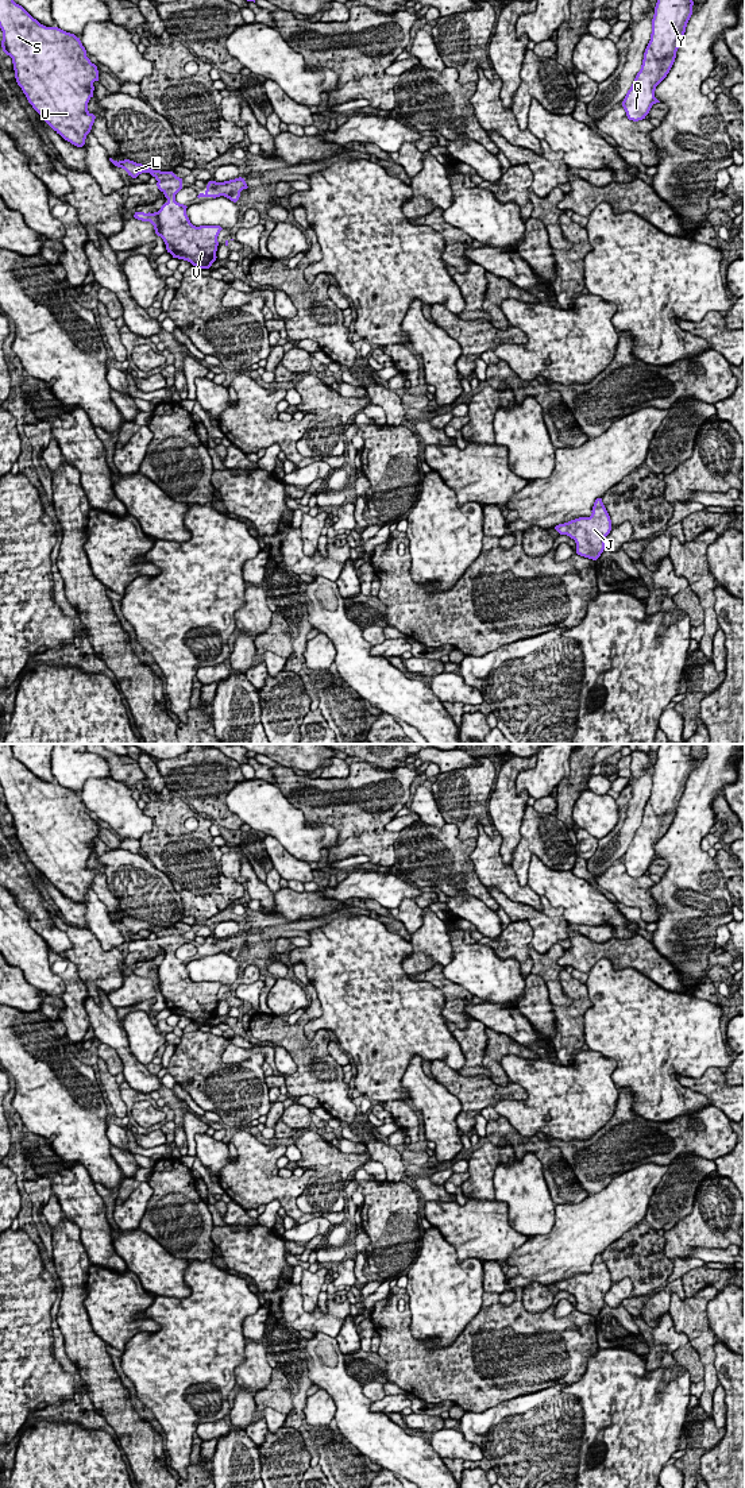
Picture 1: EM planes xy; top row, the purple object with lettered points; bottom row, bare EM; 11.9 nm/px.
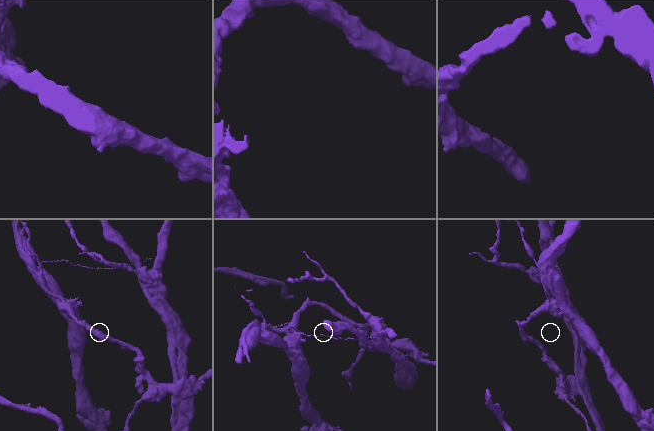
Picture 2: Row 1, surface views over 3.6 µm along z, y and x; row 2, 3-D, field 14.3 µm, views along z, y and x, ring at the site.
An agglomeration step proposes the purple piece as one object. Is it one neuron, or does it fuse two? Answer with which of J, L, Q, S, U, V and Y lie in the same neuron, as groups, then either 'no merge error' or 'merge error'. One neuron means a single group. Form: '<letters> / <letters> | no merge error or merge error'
J L / Q S U V Y | merge error

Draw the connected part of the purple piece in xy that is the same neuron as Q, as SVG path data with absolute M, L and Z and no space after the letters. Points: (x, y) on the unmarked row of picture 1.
M660 744L657 759L652 775L651 797L645 805L640 828L637 829L630 845L628 847L622 863L629 876L638 878L645 875L653 860L660 859L655 853L656 843L669 829L676 807L684 793L687 779L692 771L694 758L691 755L691 744Z

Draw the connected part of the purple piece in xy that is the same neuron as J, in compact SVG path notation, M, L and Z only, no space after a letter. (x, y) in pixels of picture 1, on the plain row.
M602 1254L595 1256L591 1268L590 1273L559 1280L555 1285L575 1296L578 1311L597 1317L605 1306L605 1295L611 1287L611 1276Z

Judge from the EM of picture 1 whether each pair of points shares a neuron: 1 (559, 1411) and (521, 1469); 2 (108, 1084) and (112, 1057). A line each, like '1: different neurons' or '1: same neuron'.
1: same neuron
2: different neurons

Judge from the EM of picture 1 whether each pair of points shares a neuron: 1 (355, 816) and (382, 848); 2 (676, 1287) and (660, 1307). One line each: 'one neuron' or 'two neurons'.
1: one neuron
2: one neuron

